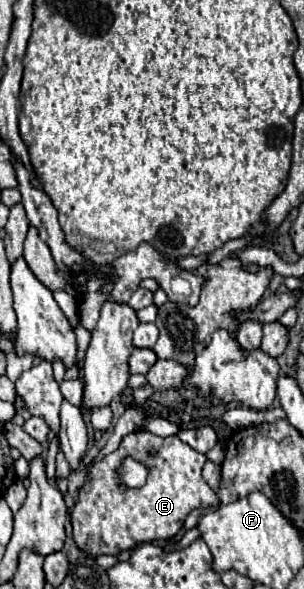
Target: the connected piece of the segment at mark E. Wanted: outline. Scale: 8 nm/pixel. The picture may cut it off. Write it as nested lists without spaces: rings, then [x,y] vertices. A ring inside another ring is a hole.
[[[143,429],[125,435],[117,451],[93,465],[91,481],[83,485],[79,499],[75,501],[71,523],[77,547],[87,551],[91,557],[119,555],[121,551],[135,549],[141,543],[173,537],[177,531],[181,531],[185,517],[193,509],[209,509],[219,505],[215,491],[201,477],[205,461],[205,453],[195,451],[177,435],[159,437]],[[127,455],[139,463],[147,463],[147,485],[127,489],[117,481],[117,467],[121,467]]]

